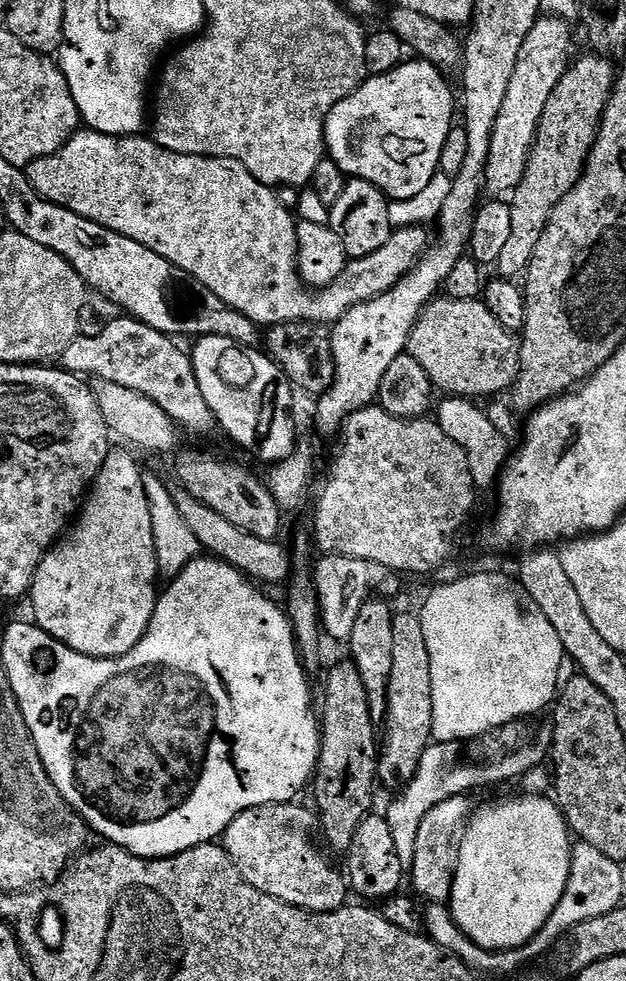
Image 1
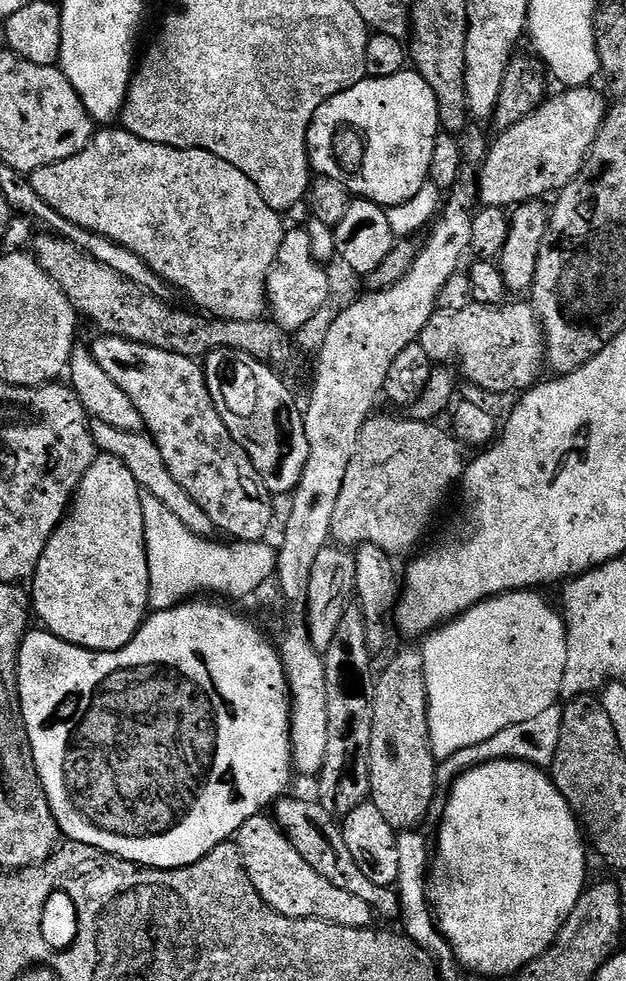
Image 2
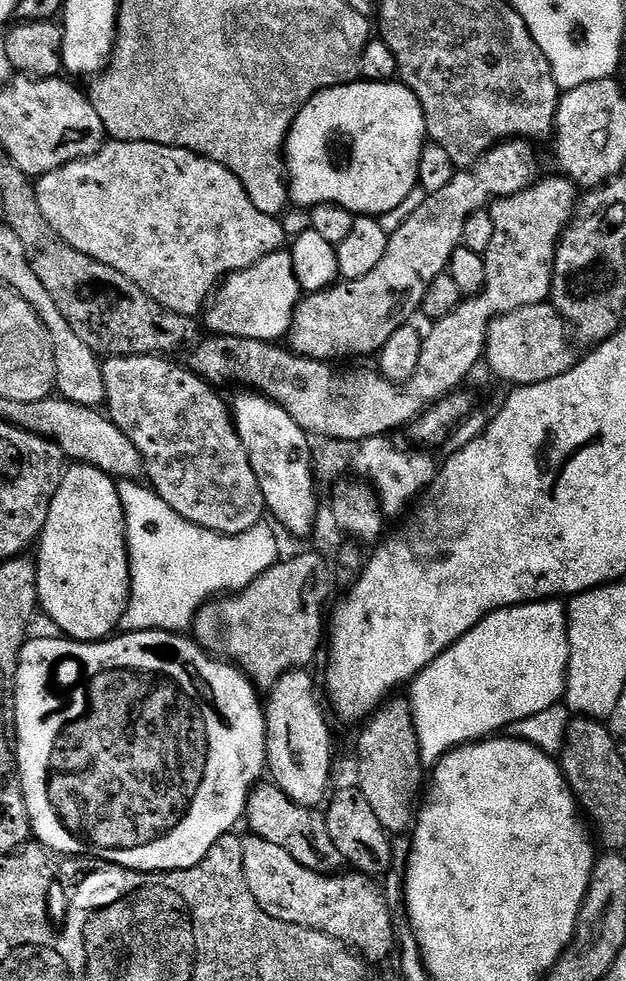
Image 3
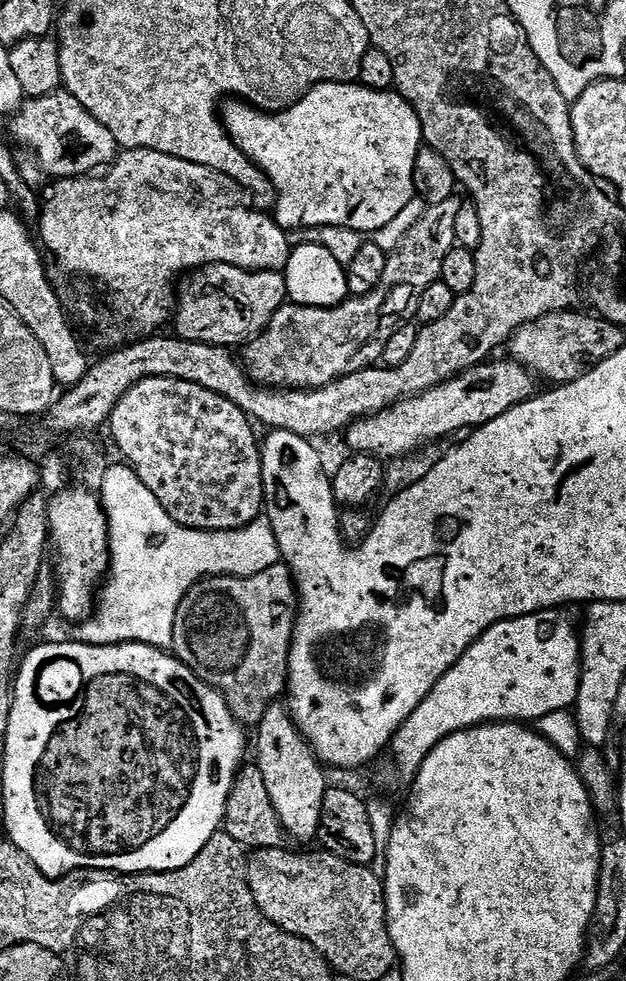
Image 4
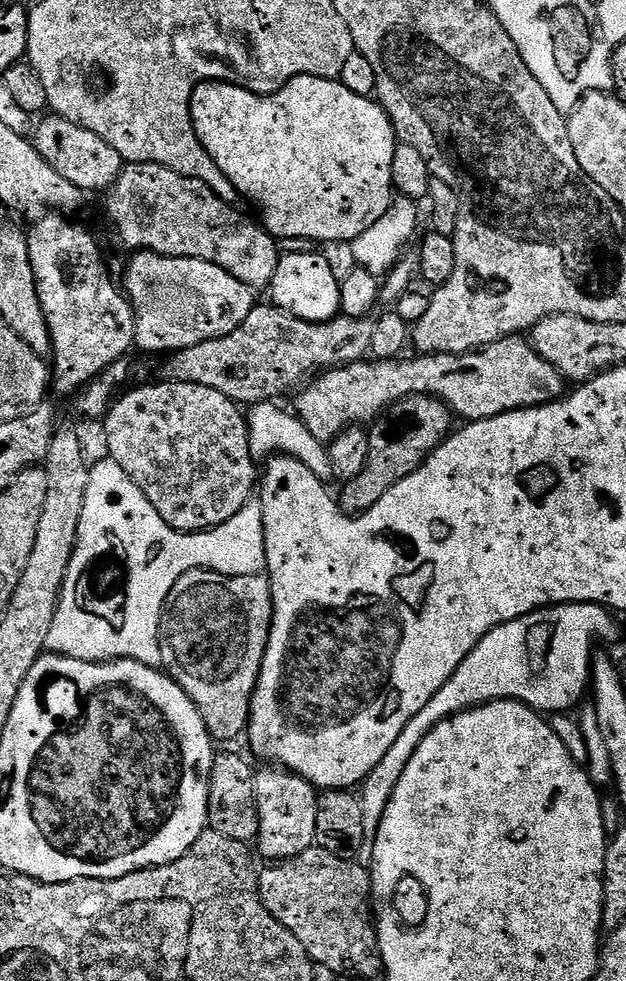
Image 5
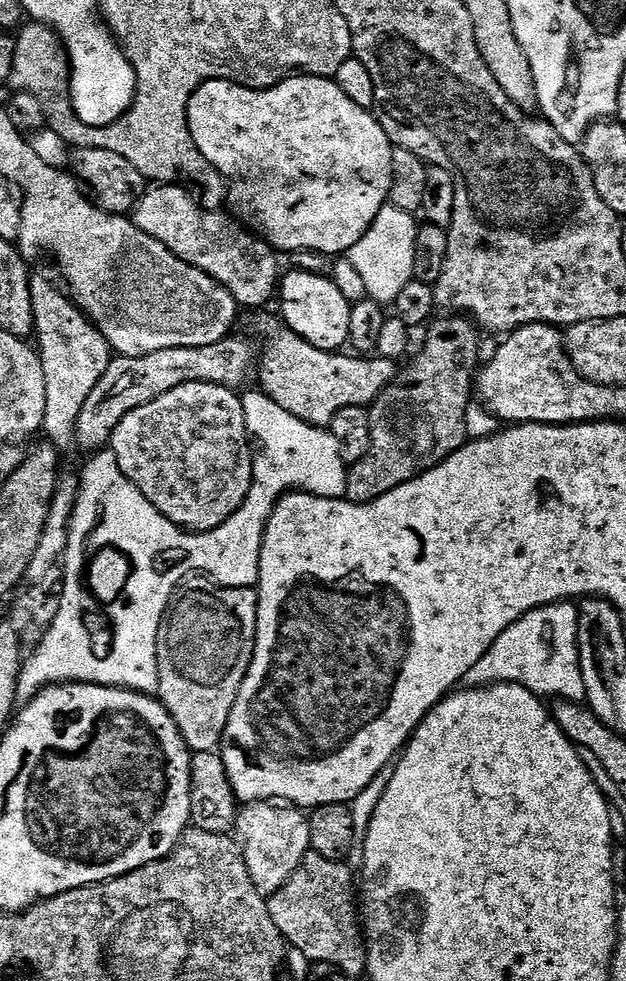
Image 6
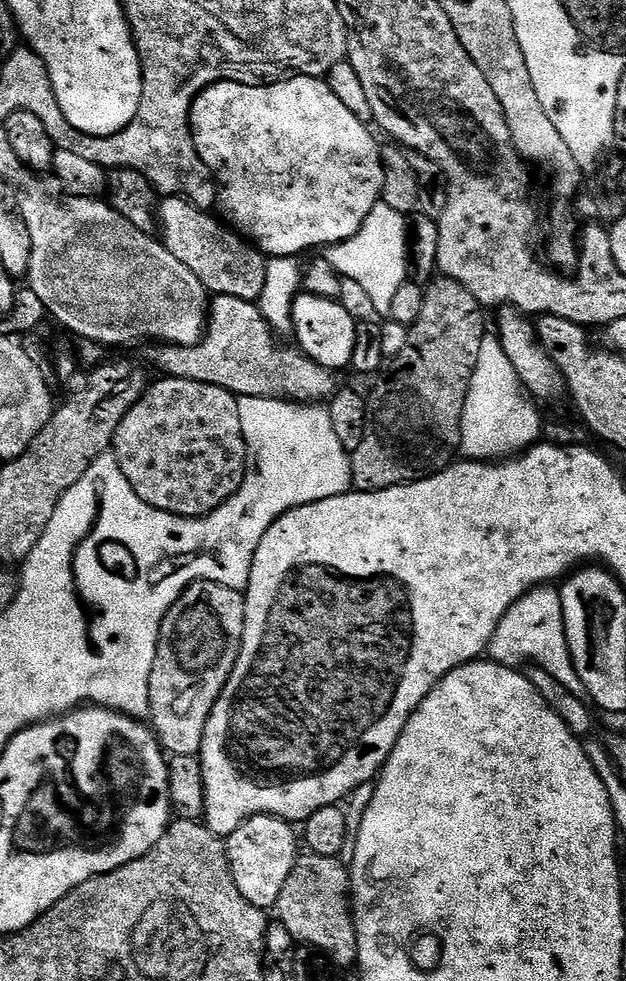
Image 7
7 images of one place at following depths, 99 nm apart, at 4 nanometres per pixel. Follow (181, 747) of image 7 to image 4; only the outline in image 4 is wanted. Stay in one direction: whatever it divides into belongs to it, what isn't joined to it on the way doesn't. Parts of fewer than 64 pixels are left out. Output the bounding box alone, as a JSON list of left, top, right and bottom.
[171,562,298,725]

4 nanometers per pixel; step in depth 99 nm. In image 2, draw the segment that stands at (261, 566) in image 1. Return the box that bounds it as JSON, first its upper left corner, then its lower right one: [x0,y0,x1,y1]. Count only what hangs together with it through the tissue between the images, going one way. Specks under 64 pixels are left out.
[90,420,217,538]

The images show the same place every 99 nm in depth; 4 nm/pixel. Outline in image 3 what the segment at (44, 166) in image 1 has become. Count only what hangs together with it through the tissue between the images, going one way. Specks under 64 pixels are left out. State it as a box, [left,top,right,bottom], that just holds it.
[35,139,278,317]

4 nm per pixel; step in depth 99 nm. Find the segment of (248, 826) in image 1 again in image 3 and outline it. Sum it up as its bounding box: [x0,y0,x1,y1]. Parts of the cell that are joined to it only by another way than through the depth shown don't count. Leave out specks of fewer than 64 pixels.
[244,835,396,962]

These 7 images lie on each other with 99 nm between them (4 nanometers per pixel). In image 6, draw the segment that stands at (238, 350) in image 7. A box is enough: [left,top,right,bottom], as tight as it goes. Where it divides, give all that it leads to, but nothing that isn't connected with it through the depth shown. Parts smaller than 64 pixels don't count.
[258,316,398,429]

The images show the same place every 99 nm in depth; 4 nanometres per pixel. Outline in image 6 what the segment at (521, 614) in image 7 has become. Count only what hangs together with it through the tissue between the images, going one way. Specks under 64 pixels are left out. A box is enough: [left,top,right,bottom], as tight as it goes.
[466,603,586,701]

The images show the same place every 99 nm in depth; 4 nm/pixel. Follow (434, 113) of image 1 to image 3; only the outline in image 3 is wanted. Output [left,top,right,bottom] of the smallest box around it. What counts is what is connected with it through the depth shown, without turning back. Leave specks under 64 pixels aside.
[284,79,427,217]

